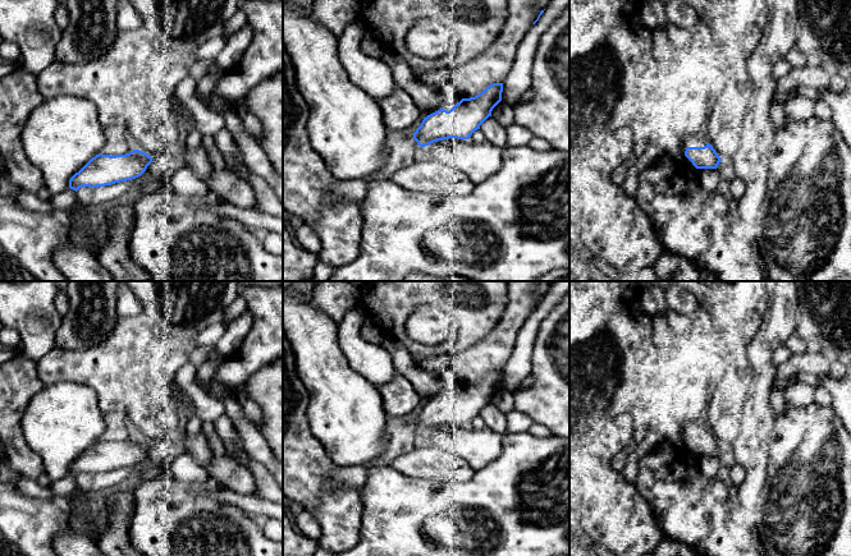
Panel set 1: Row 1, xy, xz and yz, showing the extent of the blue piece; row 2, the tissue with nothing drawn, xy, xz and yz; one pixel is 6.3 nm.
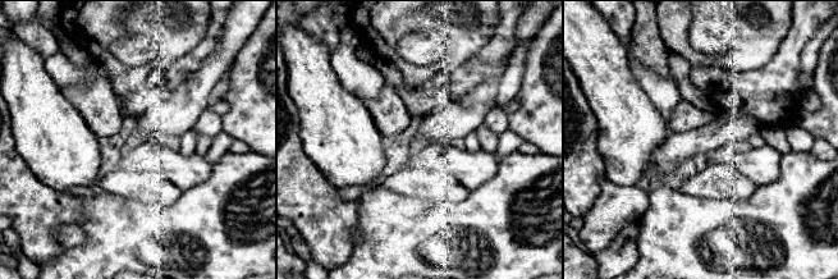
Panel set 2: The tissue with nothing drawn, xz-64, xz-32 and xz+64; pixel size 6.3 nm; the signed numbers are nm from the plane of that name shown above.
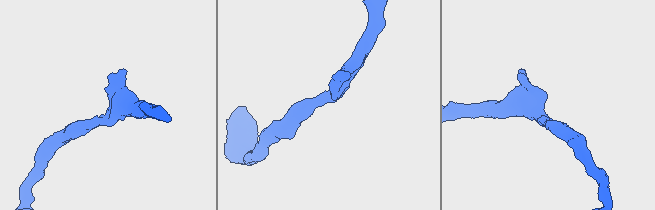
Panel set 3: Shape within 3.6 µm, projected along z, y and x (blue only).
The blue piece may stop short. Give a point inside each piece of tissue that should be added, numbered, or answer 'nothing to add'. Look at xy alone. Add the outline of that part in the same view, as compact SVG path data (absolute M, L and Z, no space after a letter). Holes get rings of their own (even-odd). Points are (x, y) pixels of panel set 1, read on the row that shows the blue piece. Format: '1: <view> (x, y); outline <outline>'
nothing to add

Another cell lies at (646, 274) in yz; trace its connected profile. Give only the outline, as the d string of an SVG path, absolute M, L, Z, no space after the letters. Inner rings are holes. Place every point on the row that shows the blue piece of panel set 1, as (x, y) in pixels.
M653 266L645 267L635 275L637 277L637 281L659 281Z

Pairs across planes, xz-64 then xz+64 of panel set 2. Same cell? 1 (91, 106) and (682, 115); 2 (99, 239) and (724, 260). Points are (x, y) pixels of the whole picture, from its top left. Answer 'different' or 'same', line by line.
1: same
2: same

